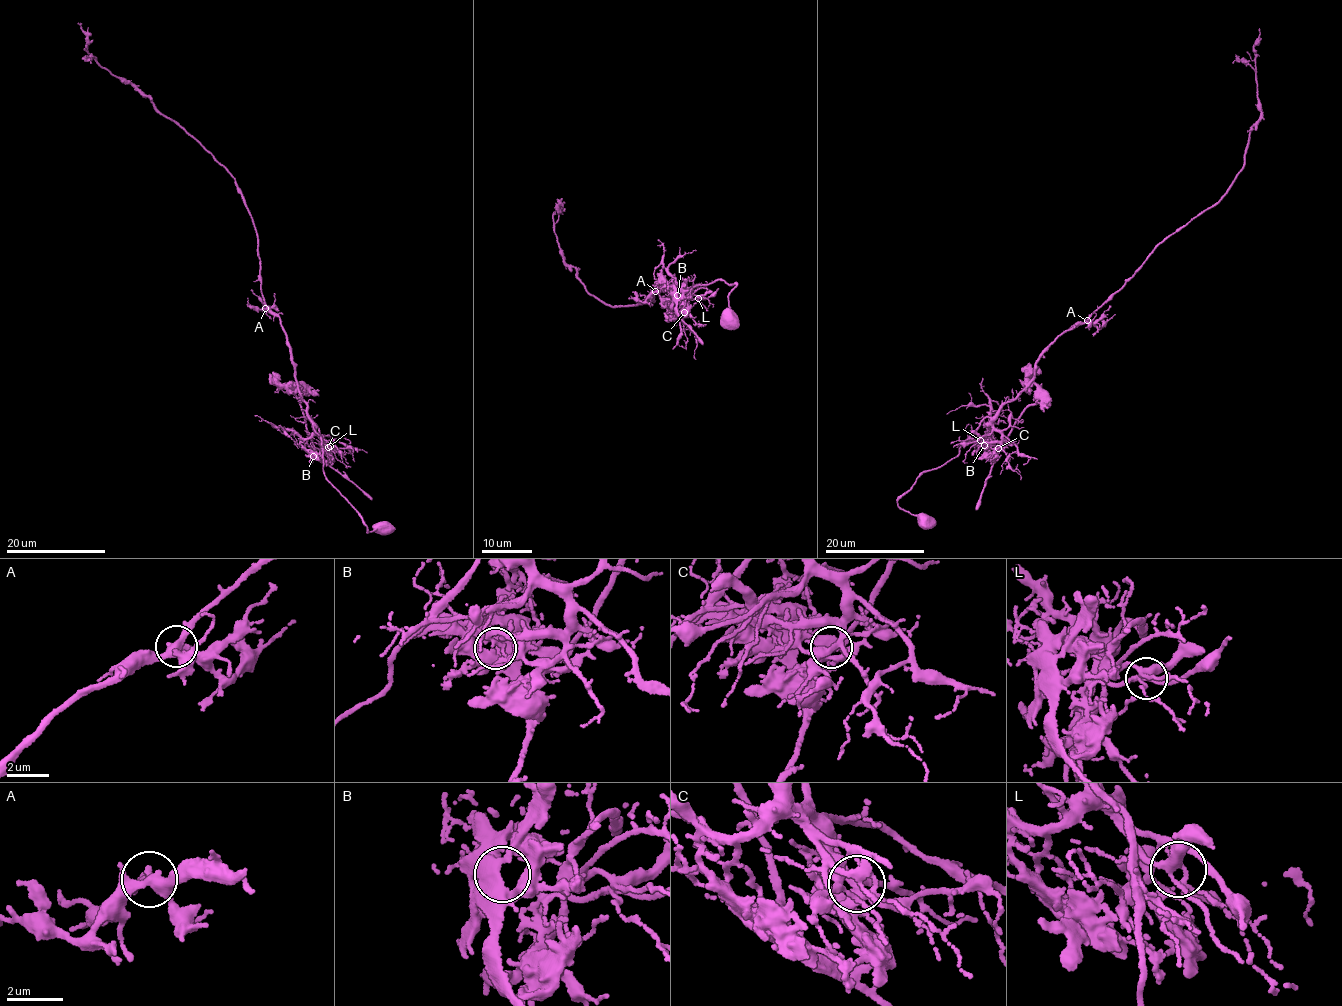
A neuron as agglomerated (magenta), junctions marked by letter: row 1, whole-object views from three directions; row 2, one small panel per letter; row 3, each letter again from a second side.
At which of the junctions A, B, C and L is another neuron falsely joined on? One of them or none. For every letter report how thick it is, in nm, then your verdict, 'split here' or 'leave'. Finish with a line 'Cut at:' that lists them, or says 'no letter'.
A: 360 nm | leave
B: 360 nm | leave
C: 260 nm | split here
L: 280 nm | leave
Cut at: C

